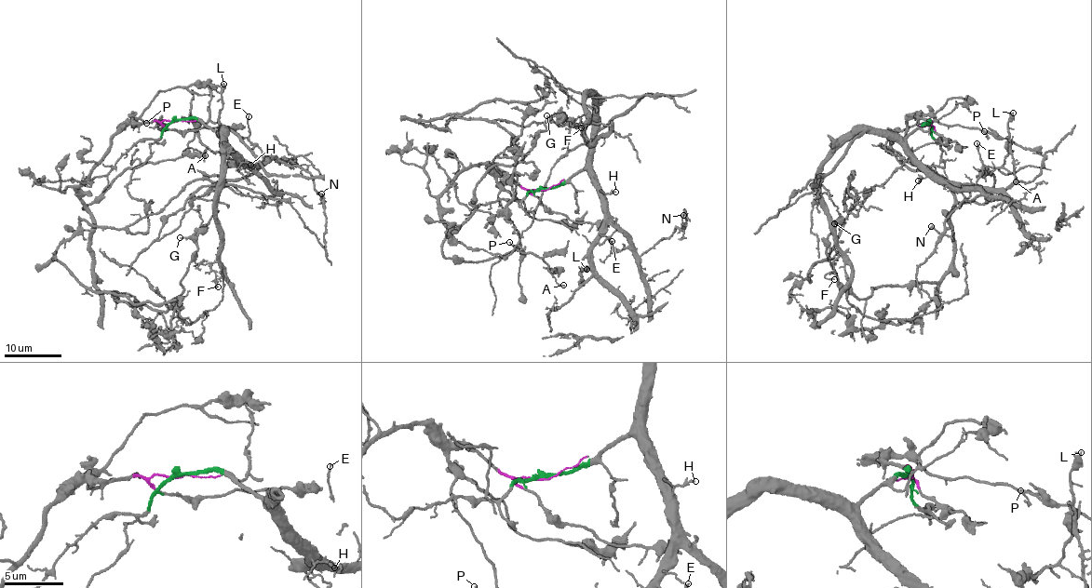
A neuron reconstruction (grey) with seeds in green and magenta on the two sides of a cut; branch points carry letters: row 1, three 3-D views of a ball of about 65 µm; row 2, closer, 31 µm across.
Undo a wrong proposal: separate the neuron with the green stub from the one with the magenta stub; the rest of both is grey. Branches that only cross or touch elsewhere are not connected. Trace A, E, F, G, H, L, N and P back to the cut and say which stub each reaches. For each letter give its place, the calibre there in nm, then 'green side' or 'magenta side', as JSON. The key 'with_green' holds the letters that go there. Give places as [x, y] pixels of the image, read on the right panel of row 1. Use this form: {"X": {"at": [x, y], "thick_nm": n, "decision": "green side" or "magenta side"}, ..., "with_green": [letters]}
{"A": {"at": [1016, 181], "thick_nm": 130, "decision": "magenta side"}, "E": {"at": [977, 143], "thick_nm": 200, "decision": "green side"}, "F": {"at": [834, 279], "thick_nm": 100, "decision": "green side"}, "G": {"at": [834, 223], "thick_nm": 160, "decision": "magenta side"}, "H": {"at": [918, 180], "thick_nm": 170, "decision": "green side"}, "L": {"at": [1013, 113], "thick_nm": 480, "decision": "green side"}, "N": {"at": [931, 226], "thick_nm": 190, "decision": "green side"}, "P": {"at": [984, 131], "thick_nm": 110, "decision": "magenta side"}, "with_green": ["E", "F", "H", "L", "N"]}

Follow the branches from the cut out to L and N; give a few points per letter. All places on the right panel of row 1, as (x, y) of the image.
L: (930, 124), (907, 138), (916, 157), (945, 180), (976, 189), (1002, 189), (1014, 180), (1008, 136), (1012, 113)
N: (930, 124), (919, 126), (907, 138), (906, 145), (948, 183), (980, 192), (960, 204), (942, 233), (930, 226)

